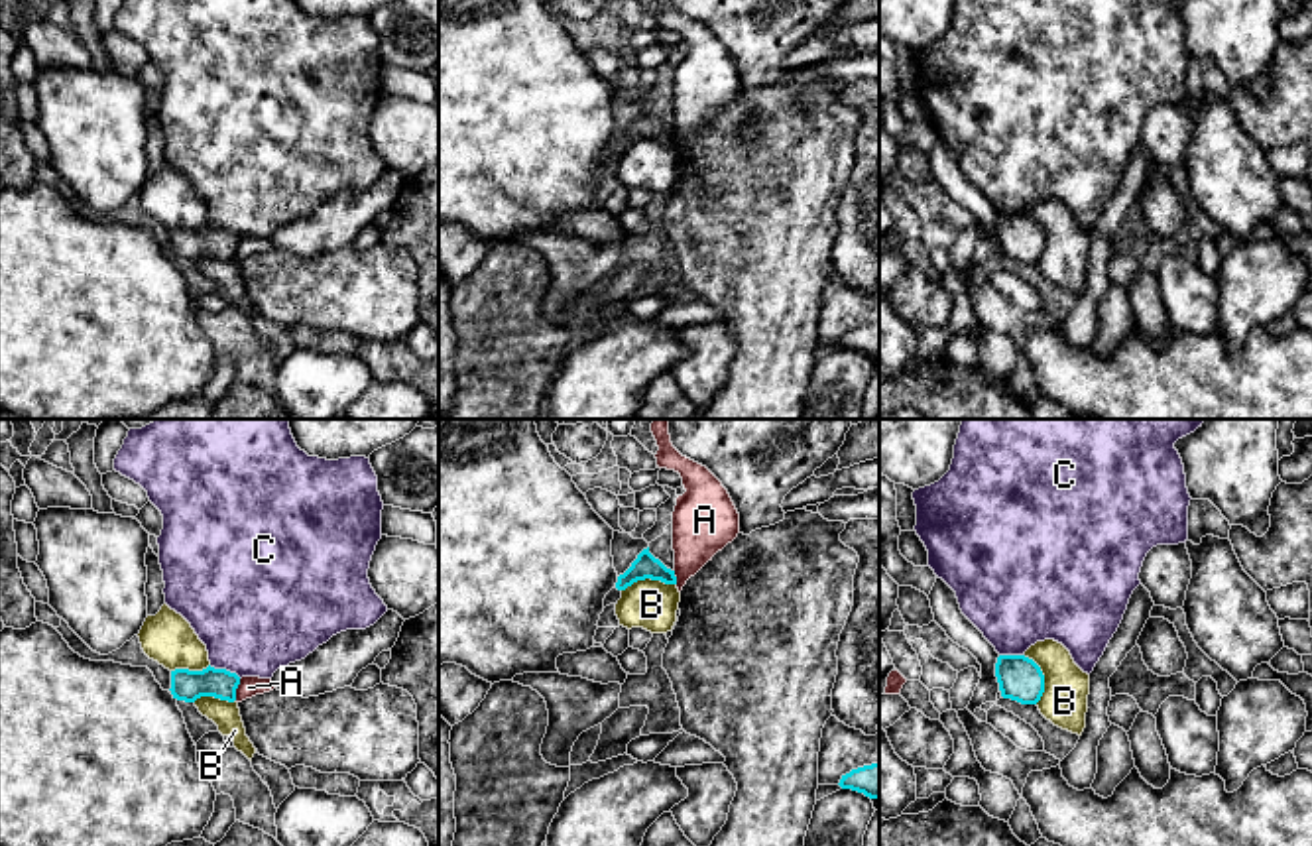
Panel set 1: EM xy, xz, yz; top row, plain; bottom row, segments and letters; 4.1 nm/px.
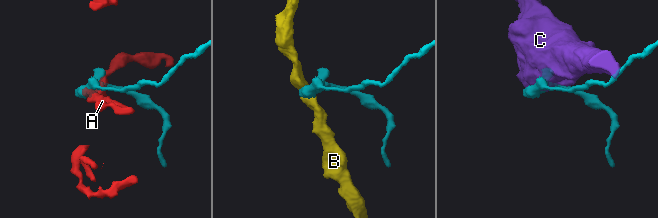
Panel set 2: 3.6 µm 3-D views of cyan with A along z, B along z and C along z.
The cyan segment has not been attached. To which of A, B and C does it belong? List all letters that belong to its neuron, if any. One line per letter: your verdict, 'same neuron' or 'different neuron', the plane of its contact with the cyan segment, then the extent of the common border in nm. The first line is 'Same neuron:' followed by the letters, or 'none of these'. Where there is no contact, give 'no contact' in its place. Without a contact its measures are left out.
Same neuron: none of these
A: different neuron; meets cyan in xy; contact 90 nm long
B: different neuron; meets cyan in xz; contact 220 nm long
C: different neuron; meets cyan in xy; contact 140 nm long

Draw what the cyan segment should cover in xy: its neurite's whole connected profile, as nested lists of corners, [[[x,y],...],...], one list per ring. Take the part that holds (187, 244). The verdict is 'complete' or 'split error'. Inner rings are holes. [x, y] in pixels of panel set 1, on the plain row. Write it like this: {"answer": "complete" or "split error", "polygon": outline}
{"answer": "complete", "polygon": [[[207,226],[203,230],[171,230],[171,254],[177,260],[195,262],[201,256],[214,256],[234,262],[240,236],[226,228]]]}

